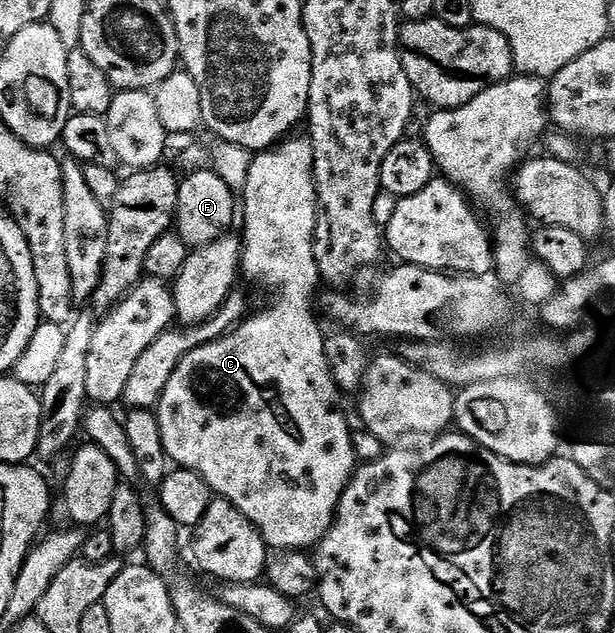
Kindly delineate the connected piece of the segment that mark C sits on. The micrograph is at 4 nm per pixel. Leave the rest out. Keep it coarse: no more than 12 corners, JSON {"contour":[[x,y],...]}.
{"contour":[[310,137],[260,150],[241,274],[275,290],[157,407],[275,552],[357,469],[314,318]]}

